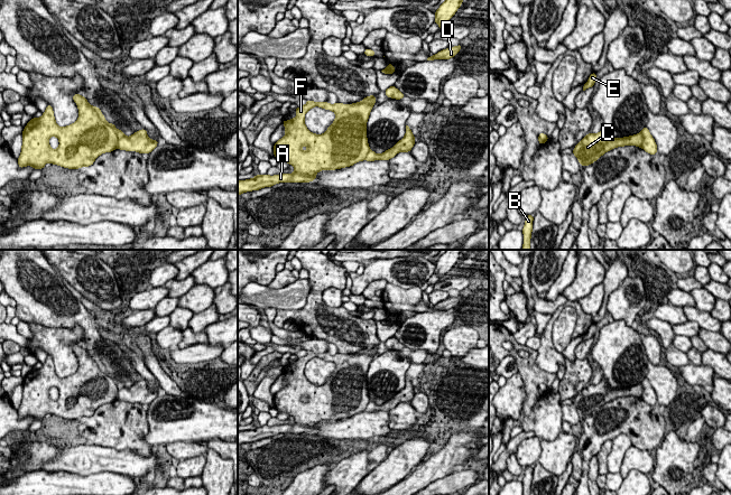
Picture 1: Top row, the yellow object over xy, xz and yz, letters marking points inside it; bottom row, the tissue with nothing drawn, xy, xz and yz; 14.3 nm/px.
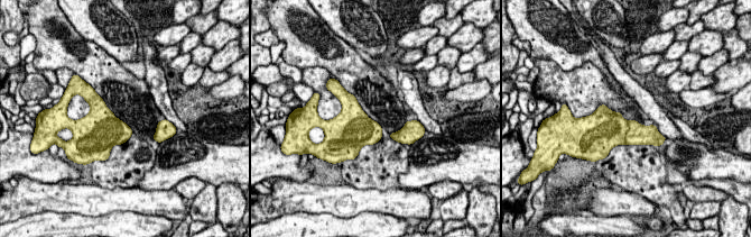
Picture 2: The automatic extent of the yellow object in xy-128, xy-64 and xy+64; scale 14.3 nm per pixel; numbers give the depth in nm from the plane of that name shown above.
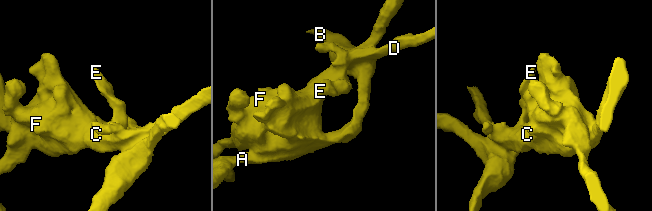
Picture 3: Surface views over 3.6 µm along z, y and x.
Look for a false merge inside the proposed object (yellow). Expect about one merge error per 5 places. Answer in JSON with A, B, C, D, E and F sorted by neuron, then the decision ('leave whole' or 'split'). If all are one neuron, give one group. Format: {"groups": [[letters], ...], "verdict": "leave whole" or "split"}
{"groups": [["A", "B", "C", "D", "E", "F"]], "verdict": "leave whole"}

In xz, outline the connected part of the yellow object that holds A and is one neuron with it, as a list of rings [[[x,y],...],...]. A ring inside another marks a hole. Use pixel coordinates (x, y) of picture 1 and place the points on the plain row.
[[[369,346],[362,352],[352,355],[343,355],[339,353],[335,355],[330,355],[329,353],[314,353],[307,351],[305,356],[296,359],[295,364],[297,366],[294,370],[290,370],[289,372],[283,372],[286,385],[274,395],[275,408],[278,410],[278,412],[285,412],[292,415],[295,419],[294,423],[274,427],[269,427],[267,424],[262,427],[256,426],[251,430],[239,431],[238,447],[240,447],[242,443],[259,441],[265,438],[272,438],[278,433],[285,435],[314,432],[316,424],[322,421],[341,420],[353,417],[362,411],[390,411],[398,403],[409,403],[415,395],[415,386],[408,376],[406,376],[405,387],[392,399],[386,401],[381,405],[378,405],[370,400],[367,389],[367,372],[374,354],[377,354],[376,346]],[[314,357],[330,361],[335,364],[335,371],[323,385],[315,385],[311,383],[305,375],[305,364]]]

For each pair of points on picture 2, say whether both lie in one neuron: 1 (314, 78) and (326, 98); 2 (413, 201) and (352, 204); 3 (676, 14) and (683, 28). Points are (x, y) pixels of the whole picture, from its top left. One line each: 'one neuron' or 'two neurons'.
1: one neuron
2: one neuron
3: two neurons

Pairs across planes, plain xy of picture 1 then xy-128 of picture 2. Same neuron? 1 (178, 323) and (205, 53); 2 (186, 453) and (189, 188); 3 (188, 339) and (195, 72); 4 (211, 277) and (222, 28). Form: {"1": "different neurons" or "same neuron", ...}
{"1": "same neuron", "2": "same neuron", "3": "different neurons", "4": "different neurons"}

